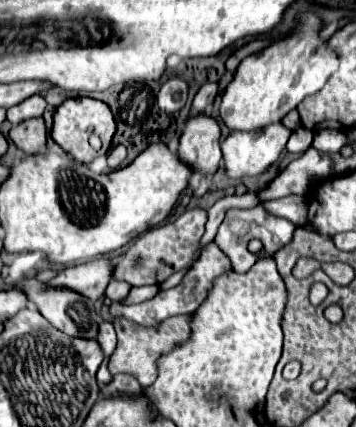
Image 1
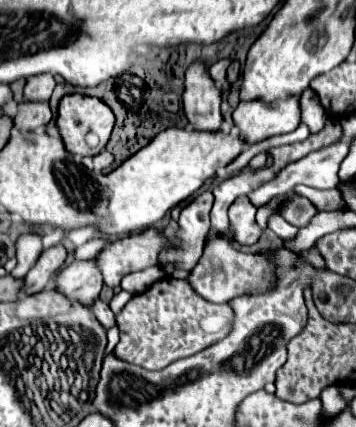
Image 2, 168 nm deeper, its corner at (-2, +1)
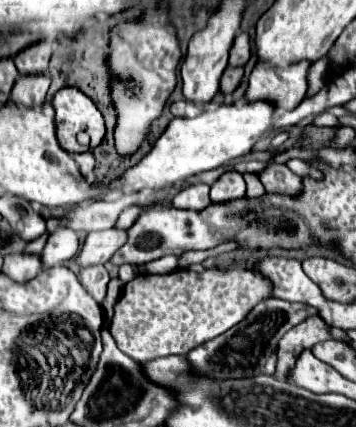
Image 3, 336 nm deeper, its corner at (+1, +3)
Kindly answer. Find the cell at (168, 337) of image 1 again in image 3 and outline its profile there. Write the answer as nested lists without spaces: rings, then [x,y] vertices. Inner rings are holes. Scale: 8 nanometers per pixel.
[[[207,268],[201,274],[175,270],[165,276],[143,272],[125,284],[121,298],[115,304],[109,330],[119,350],[135,362],[189,354],[189,350],[197,348],[201,342],[239,324],[257,302],[269,296],[269,282],[265,282],[261,274],[253,274],[253,270]]]

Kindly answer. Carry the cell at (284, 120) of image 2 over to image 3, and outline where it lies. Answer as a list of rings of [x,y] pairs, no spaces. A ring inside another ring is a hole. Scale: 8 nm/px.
[[[257,62],[251,76],[245,98],[247,100],[271,100],[279,108],[295,108],[307,92],[307,70],[311,62],[295,62],[293,66],[269,66]]]

